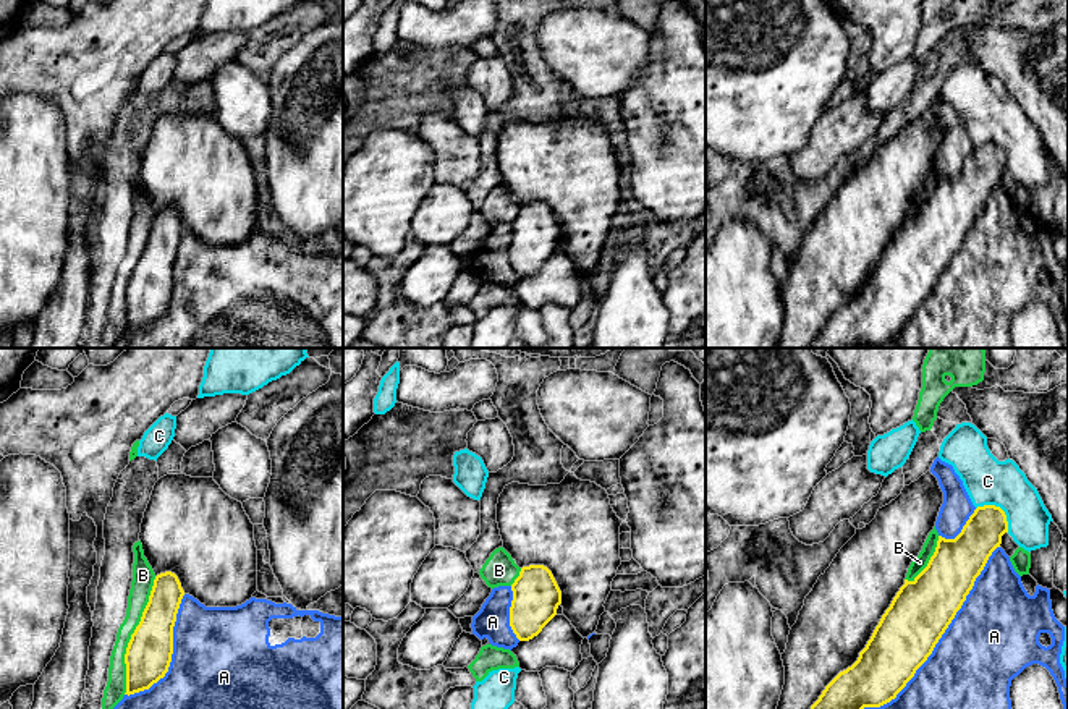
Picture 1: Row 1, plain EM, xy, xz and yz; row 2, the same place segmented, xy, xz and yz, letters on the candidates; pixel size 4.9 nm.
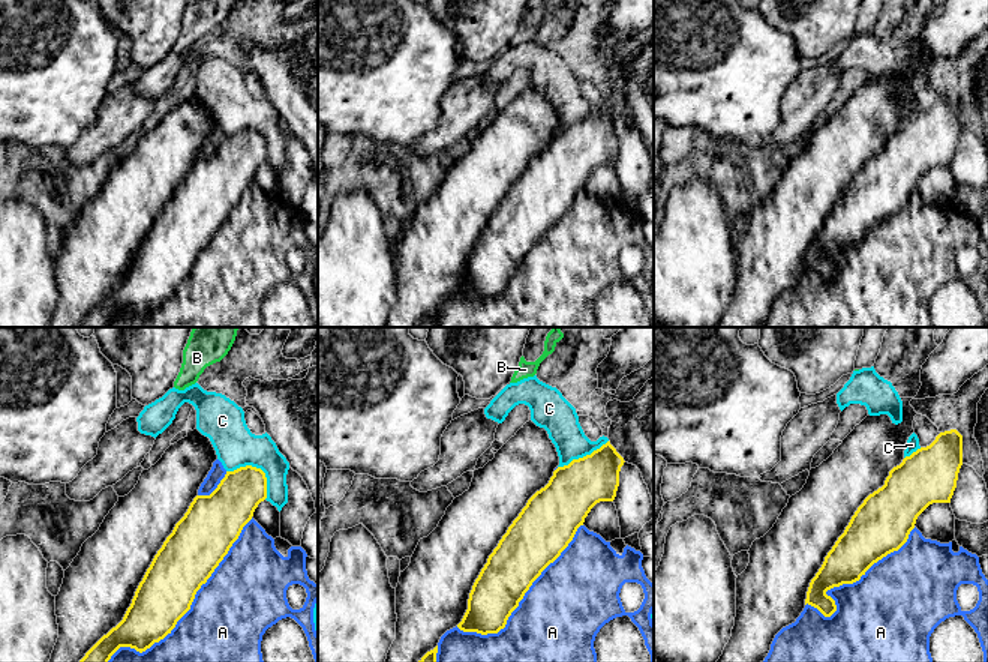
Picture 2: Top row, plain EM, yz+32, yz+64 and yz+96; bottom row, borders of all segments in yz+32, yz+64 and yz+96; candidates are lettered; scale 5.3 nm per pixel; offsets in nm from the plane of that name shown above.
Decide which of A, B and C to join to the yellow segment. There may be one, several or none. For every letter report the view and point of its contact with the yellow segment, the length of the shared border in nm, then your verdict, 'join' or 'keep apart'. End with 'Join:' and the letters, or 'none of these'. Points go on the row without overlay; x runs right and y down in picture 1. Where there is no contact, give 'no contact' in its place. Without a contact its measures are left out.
A: yz (940, 274) | 1050 nm | keep apart
B: xy (131, 272) | 600 nm | keep apart
C: yz (1000, 146) | 200 nm | keep apart
Join: none of these

